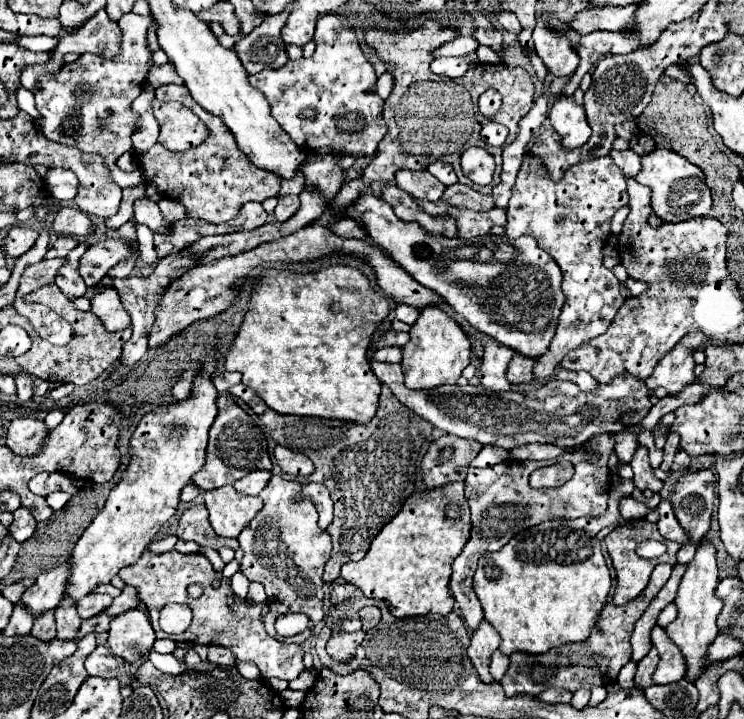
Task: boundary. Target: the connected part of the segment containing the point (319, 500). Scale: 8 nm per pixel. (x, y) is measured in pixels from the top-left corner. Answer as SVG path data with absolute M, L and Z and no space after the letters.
M305 484L303 486L303 496L309 496L319 512L319 528L327 528L333 522L333 500L329 496L329 490L323 484Z

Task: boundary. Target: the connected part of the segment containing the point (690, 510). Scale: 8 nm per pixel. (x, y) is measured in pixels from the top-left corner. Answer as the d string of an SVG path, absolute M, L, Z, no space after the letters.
M701 470L697 474L697 482L673 482L669 502L675 510L675 518L681 528L687 532L689 540L677 552L677 562L688 564L695 556L697 542L709 530L711 512L713 512L713 498L715 498L715 474L713 470Z

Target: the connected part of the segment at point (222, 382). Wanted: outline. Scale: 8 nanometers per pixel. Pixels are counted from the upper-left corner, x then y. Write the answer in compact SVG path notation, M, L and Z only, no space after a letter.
M219 372L217 376L213 376L213 384L215 384L215 388L221 392L221 394L225 394L233 384L239 384L241 382L241 374L239 372Z

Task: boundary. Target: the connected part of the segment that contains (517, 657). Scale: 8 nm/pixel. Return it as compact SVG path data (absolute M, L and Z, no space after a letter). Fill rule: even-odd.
M657 564L653 574L651 574L651 580L649 580L647 588L641 592L641 596L637 596L635 600L631 600L623 606L615 606L613 602L605 604L597 624L591 630L591 636L585 642L577 642L577 644L569 642L569 644L563 644L557 650L549 650L541 656L529 656L529 654L523 654L523 652L511 654L511 664L509 666L511 666L513 676L517 676L517 692L515 692L515 686L513 686L513 696L515 694L533 694L533 696L537 696L547 688L547 684L557 686L557 688L567 688L569 692L575 692L579 688L591 690L595 686L613 684L617 680L619 670L631 660L629 636L633 632L633 624L641 618L645 608L651 604L651 600L663 588L663 584L669 580L669 574L671 574L669 564ZM527 660L535 660L535 664L559 664L559 672L555 672L555 680L549 680L547 684L531 684L531 680L527 680L527 672L523 672L523 668L527 668Z

